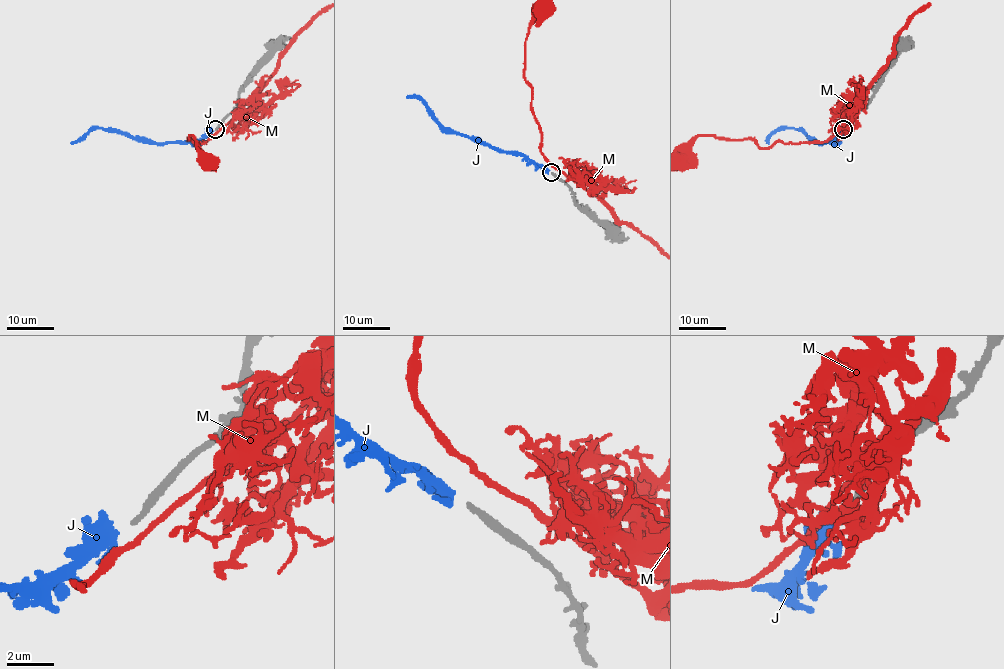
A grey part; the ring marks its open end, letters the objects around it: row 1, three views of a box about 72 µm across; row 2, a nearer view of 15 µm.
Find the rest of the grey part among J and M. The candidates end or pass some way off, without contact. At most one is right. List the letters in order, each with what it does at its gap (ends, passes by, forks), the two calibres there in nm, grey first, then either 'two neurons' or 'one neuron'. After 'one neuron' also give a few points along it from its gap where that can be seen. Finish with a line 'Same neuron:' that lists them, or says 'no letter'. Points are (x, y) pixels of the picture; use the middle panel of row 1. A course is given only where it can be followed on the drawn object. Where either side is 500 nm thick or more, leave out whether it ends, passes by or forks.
J: it passes by; calibres 240 and 400 nm; one neuron; course (549, 170), (519, 155), (501, 152), (450, 133), (421, 100), (406, 96)
M: it passes by; calibres 240 and 240 nm; two neurons
Same neuron: J

